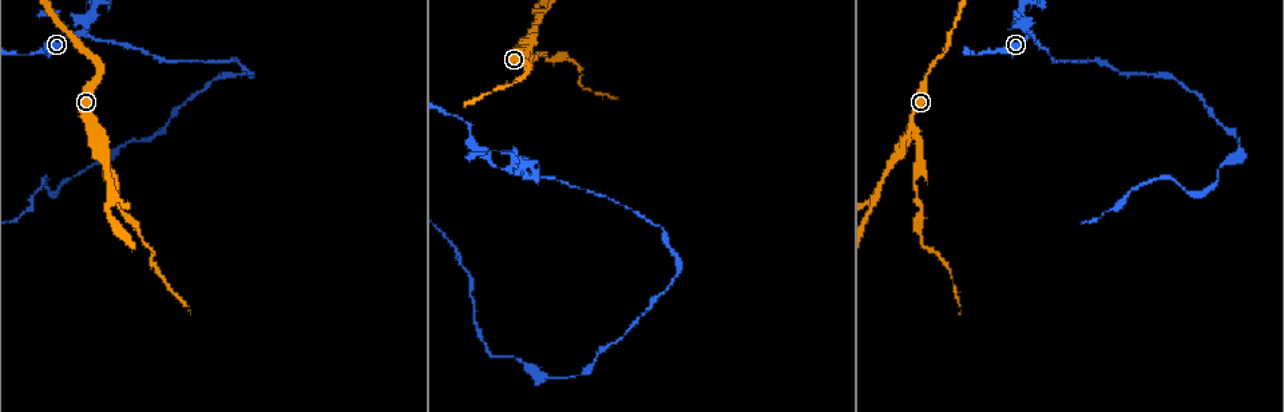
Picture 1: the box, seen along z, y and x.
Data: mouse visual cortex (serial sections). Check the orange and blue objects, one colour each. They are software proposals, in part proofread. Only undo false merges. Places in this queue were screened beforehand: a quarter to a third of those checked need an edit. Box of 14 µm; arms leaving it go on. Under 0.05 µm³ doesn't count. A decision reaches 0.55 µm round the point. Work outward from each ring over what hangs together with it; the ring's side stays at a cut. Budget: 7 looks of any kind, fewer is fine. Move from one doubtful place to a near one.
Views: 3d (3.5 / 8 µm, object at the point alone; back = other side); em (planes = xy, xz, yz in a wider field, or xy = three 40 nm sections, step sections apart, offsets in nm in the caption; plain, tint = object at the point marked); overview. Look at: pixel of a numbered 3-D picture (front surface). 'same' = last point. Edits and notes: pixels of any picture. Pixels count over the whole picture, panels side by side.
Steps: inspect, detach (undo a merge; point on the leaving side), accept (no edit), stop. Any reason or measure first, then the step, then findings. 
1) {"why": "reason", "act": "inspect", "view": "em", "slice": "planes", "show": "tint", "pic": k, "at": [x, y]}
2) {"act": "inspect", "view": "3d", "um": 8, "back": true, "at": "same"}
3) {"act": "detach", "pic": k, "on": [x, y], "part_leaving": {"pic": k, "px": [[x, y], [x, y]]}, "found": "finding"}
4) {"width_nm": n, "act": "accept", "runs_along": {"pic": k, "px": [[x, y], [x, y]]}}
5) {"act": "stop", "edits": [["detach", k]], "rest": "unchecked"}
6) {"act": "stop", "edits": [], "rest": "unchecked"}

{"why": "sharp bend", "act": "inspect", "view": "3d", "um": 3.5, "pic": 1, "at": [1029, 35]}

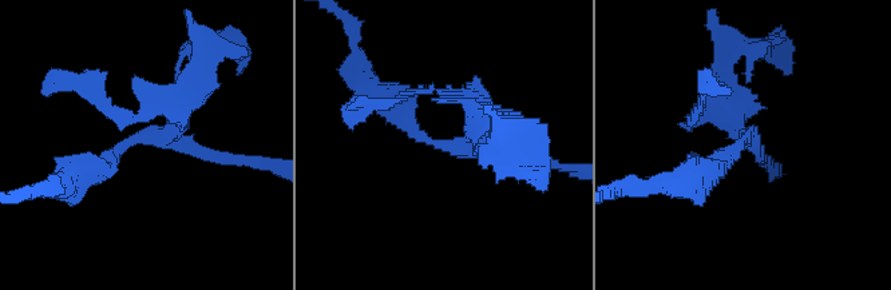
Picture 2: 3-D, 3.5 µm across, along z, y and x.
{"arms": 3, "arm_widths_nm": [100, 250, 300], "act": "inspect", "view": "em", "slice": "xy", "step": 2, "show": "tint", "pic": 2, "at": [752, 139]}

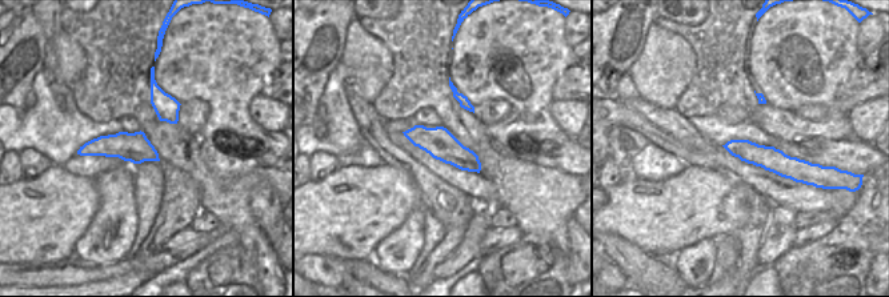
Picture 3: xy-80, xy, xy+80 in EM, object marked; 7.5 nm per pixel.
{"act": "detach", "pic": 2, "on": [701, 114], "found": "a second cell is stuck on"}

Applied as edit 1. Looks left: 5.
{"why": "see it whole again", "act": "inspect", "view": "overview"}

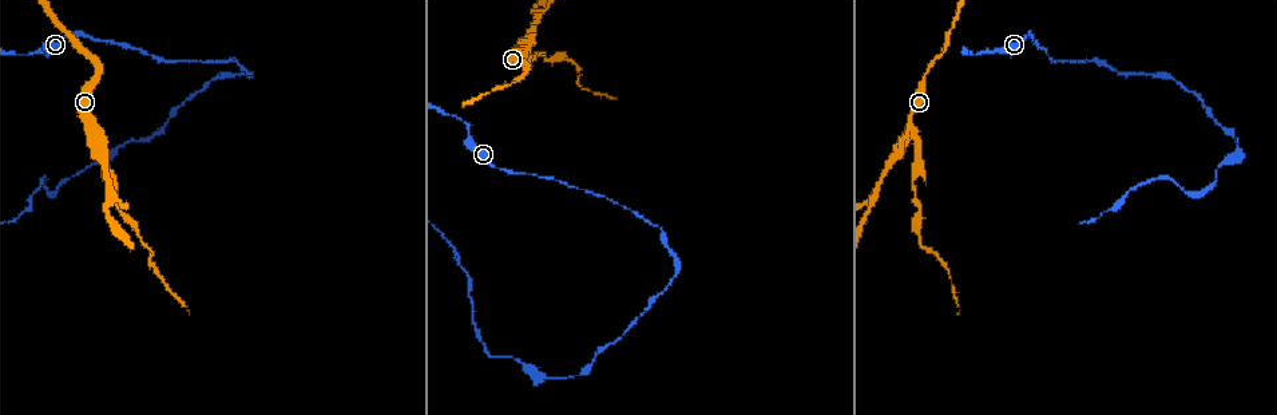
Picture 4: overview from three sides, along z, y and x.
{"why": "side arm on a straight run", "act": "inspect", "view": "3d", "um": 3.5, "pic": 4, "at": [913, 131]}

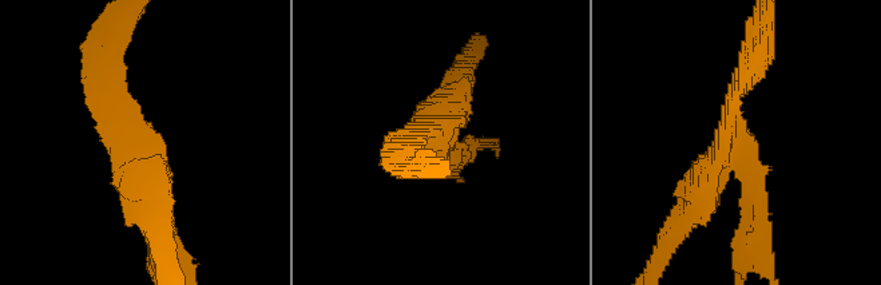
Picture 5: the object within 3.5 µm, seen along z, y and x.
{"act": "inspect", "view": "em", "slice": "planes", "show": "tint", "pic": 5, "at": [442, 139]}

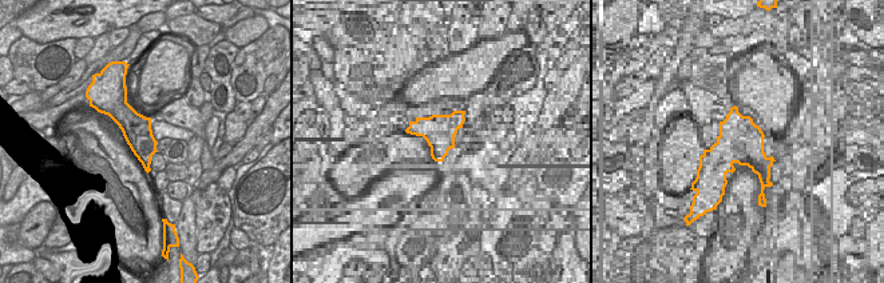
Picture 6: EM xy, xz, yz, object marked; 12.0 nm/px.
{"act": "detach", "pic": 5, "on": [749, 206], "found": "a second cell is stuck on"}

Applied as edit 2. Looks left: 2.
{"act": "stop", "edits": [["detach", 2], ["detach", 5]], "rest": "unchecked"}

